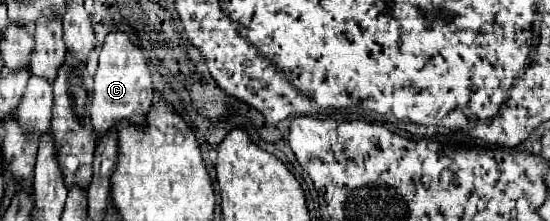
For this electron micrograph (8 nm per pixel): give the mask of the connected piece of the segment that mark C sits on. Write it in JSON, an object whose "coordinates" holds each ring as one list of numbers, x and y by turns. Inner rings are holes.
{"coordinates":[[110,31,110,35,104,39,98,71,94,75,94,95,90,105,90,119,96,129,96,133,108,131,112,125,116,125,122,119,128,119,130,123,142,125,146,111,152,105,152,71,150,63,144,57,144,51,134,45,124,31]]}

